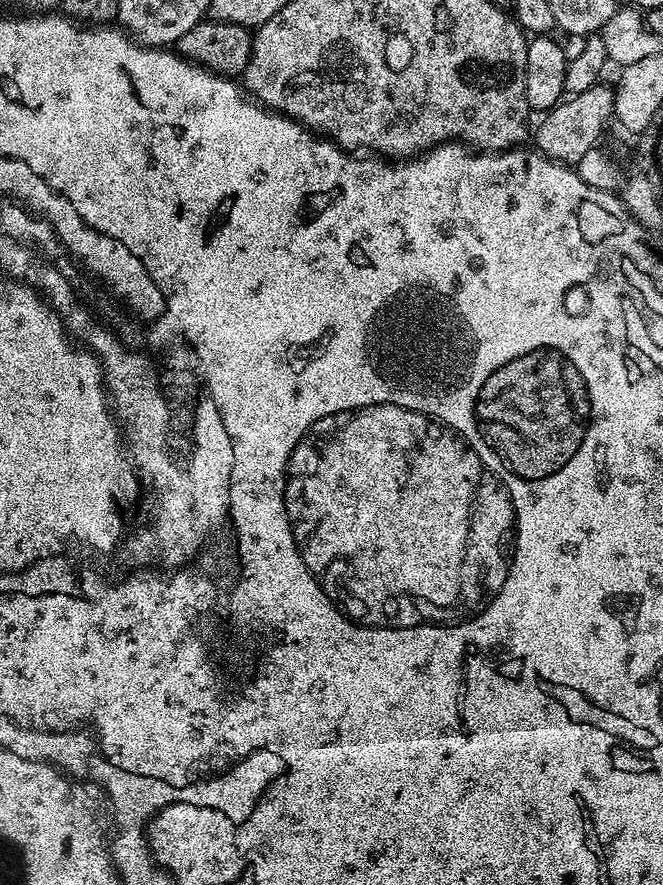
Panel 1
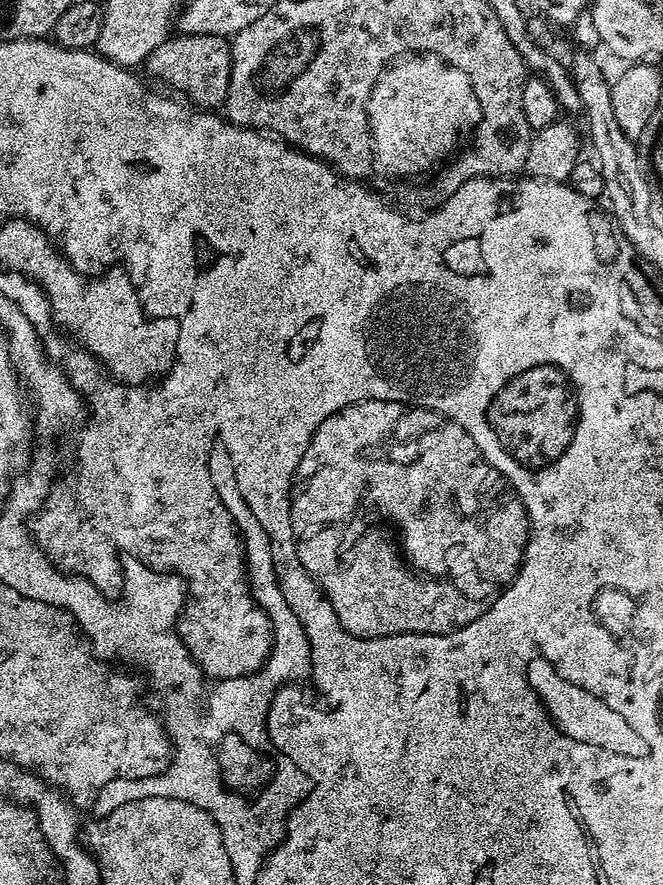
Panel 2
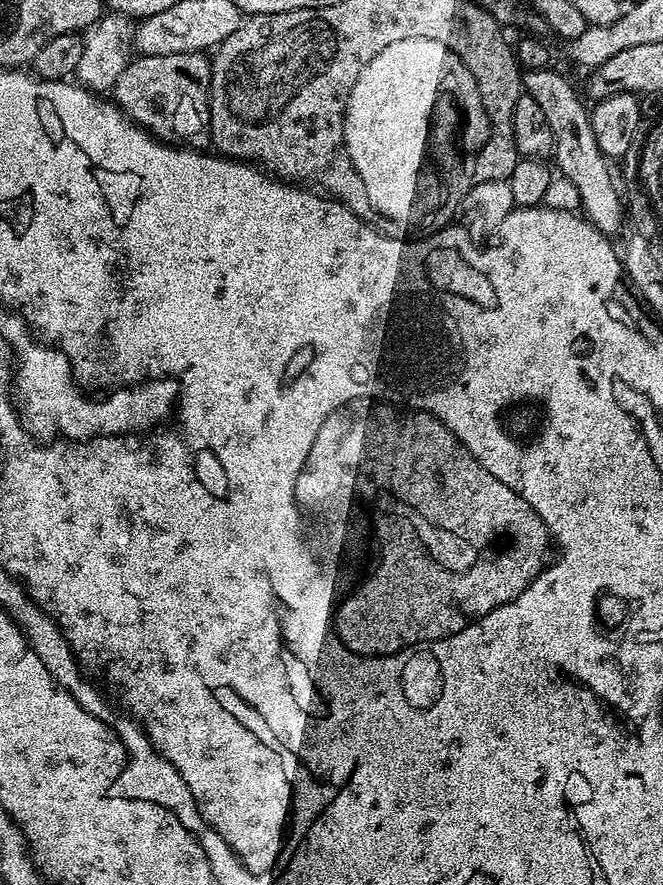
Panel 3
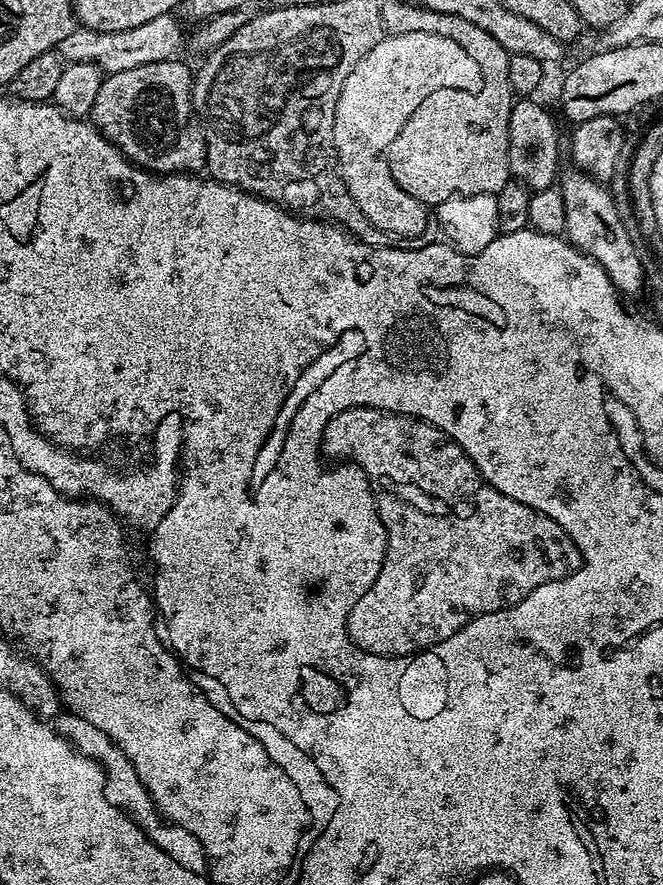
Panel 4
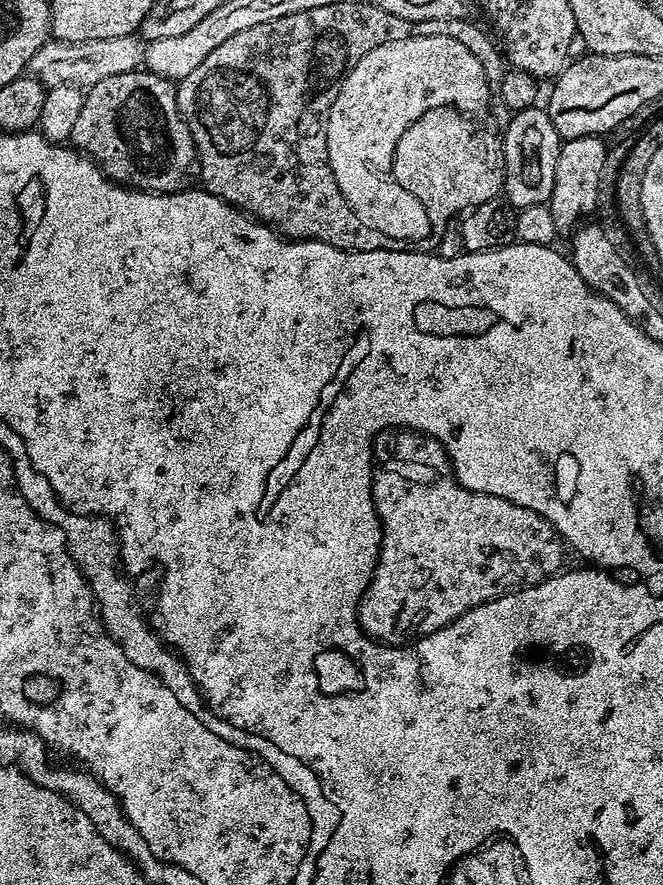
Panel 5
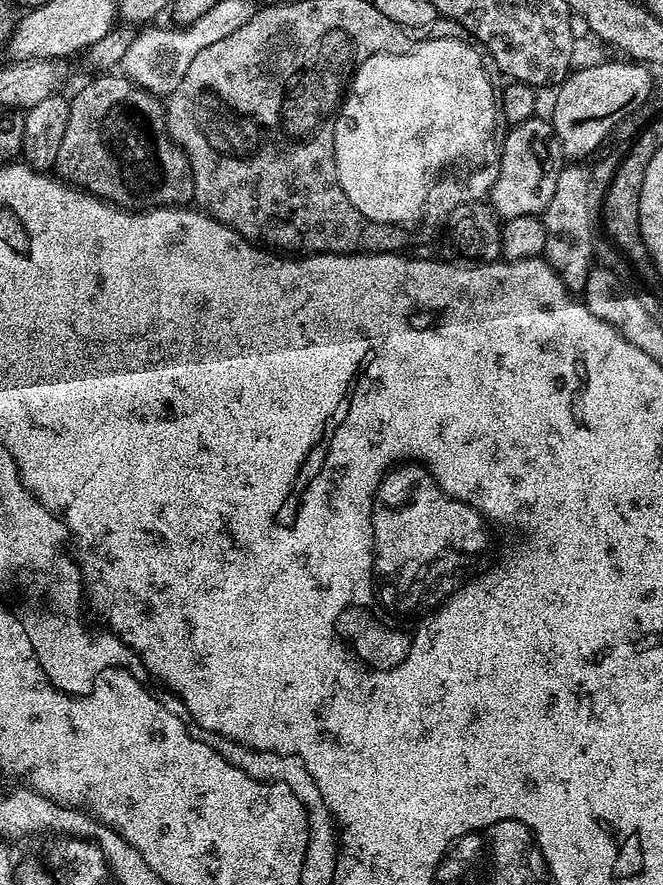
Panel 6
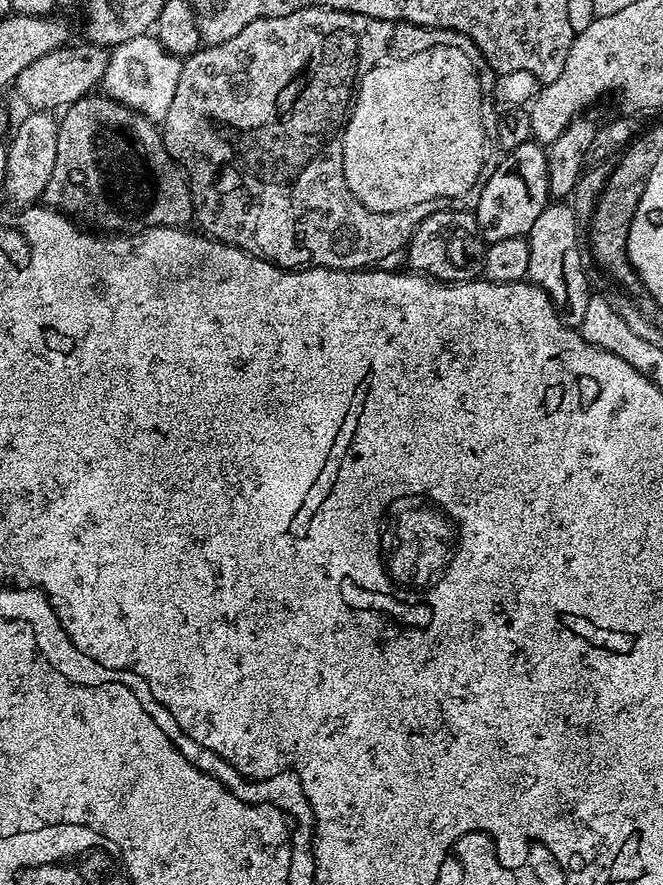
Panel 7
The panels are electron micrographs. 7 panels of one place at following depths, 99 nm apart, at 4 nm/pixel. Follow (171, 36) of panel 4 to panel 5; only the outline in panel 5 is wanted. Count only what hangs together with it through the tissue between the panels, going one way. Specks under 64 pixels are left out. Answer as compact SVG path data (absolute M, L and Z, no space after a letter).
M135 35L118 38L94 38L90 42L66 42L49 39L30 58L27 71L44 83L45 89L54 86L74 86L81 90L93 88L102 78L114 78L114 74L135 72L141 67L144 48Z

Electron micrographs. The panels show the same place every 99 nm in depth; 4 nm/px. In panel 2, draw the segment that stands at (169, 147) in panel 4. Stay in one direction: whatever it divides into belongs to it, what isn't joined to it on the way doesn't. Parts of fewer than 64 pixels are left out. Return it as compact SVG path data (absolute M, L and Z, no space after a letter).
M169 35L148 56L142 65L156 80L169 84L172 88L188 88L192 100L204 100L203 107L216 110L223 105L228 96L228 78L232 69L232 46L222 36Z

